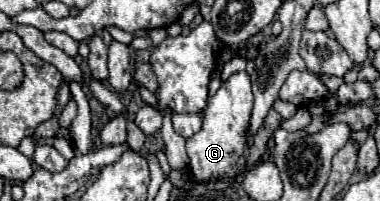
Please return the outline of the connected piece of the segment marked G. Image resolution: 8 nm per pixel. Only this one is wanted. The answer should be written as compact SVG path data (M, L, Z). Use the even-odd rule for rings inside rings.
M248 72L232 74L226 82L222 82L218 92L208 100L206 110L202 112L204 122L200 132L196 132L186 140L186 150L188 150L194 178L208 180L218 176L236 176L236 160L248 148L246 128L252 112L252 100L254 98L252 98Z

